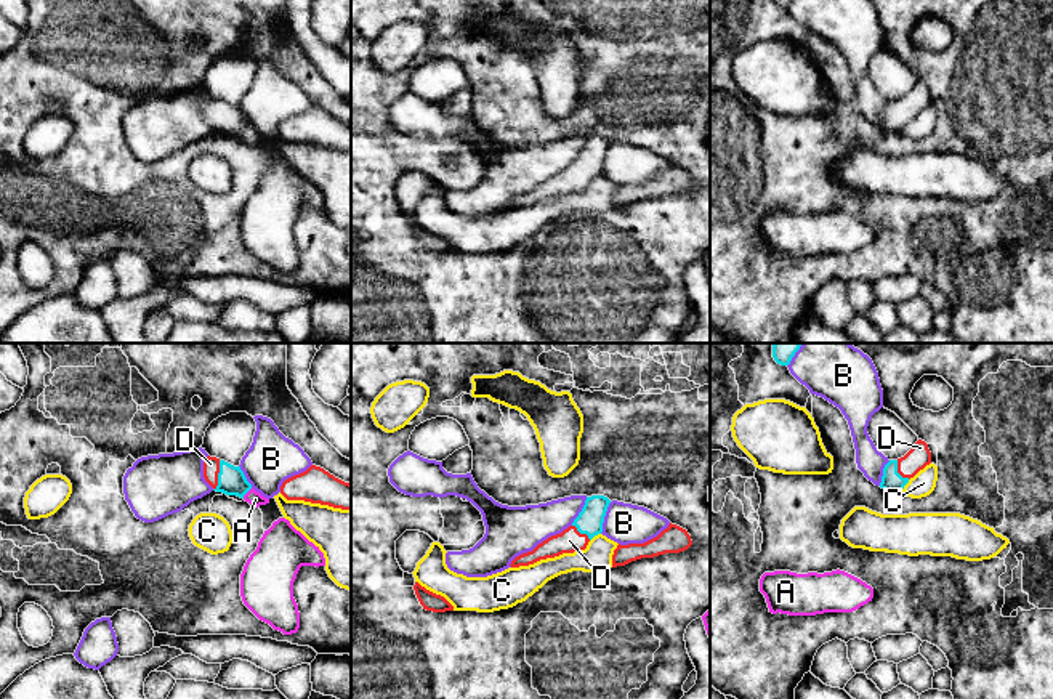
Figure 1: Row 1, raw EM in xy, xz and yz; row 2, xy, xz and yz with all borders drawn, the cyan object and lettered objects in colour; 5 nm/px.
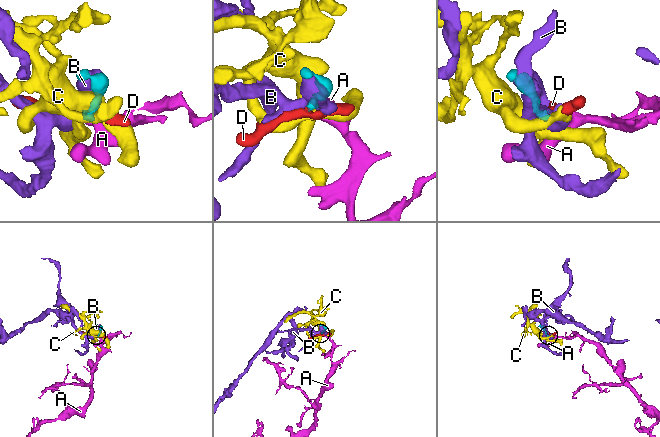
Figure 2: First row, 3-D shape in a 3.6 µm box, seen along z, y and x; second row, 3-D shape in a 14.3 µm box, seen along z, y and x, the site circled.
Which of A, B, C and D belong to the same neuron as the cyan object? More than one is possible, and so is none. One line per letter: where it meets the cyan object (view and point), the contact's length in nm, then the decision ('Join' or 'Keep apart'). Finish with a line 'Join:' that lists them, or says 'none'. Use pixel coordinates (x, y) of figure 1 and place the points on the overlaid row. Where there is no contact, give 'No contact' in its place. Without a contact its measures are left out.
A: Touches cyan at xy (247, 491). Shared border 80 nm. Join
B: Touches cyan at xz (603, 518). Shared border 170 nm. Keep apart
C: Touches cyan at yz (904, 484). Shared border 80 nm. Keep apart
D: Touches cyan at xy (218, 475). Shared border 160 nm. Join
Join: A, D

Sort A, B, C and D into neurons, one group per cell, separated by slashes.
A D / B / C

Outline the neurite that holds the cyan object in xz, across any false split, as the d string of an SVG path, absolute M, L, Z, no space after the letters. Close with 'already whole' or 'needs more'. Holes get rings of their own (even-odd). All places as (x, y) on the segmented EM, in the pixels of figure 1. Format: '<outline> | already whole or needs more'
M604 495L587 497L582 511L567 529L548 537L532 552L516 556L510 566L529 566L540 560L585 550L588 542L603 532L603 523L609 503L611 500Z | needs more

